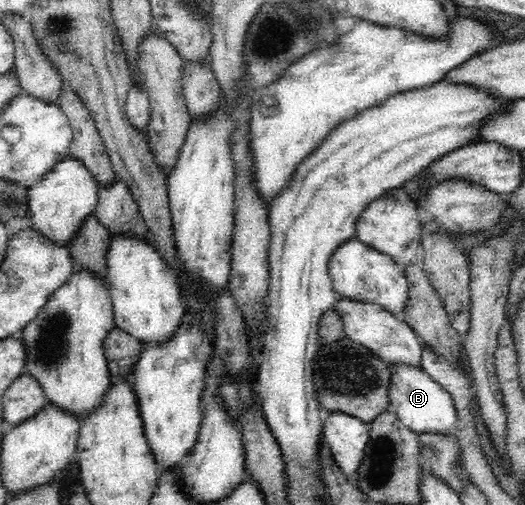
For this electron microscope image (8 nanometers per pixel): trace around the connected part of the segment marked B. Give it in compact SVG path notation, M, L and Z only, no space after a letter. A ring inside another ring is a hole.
M390 364L389 402L388 408L395 411L397 418L419 435L423 432L455 431L456 405L452 396L421 367Z

